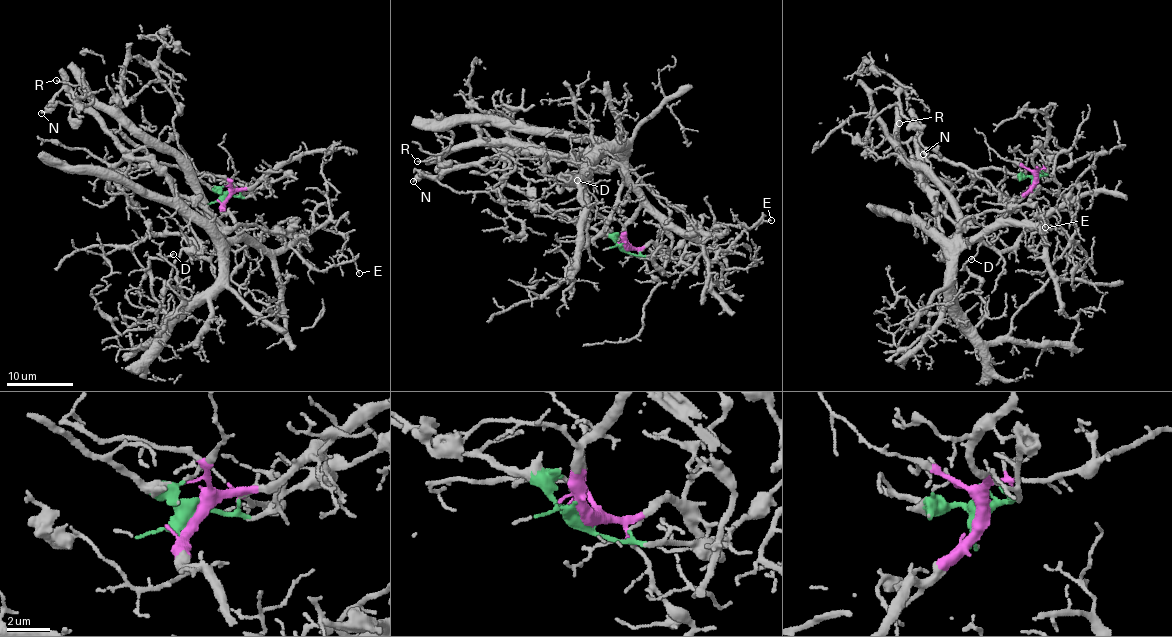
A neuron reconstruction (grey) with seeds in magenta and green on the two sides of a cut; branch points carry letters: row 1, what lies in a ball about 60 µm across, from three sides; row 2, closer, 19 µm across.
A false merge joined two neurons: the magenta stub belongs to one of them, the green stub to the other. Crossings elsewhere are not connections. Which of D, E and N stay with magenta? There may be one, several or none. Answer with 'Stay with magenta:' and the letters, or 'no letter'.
Stay with magenta: D, E

